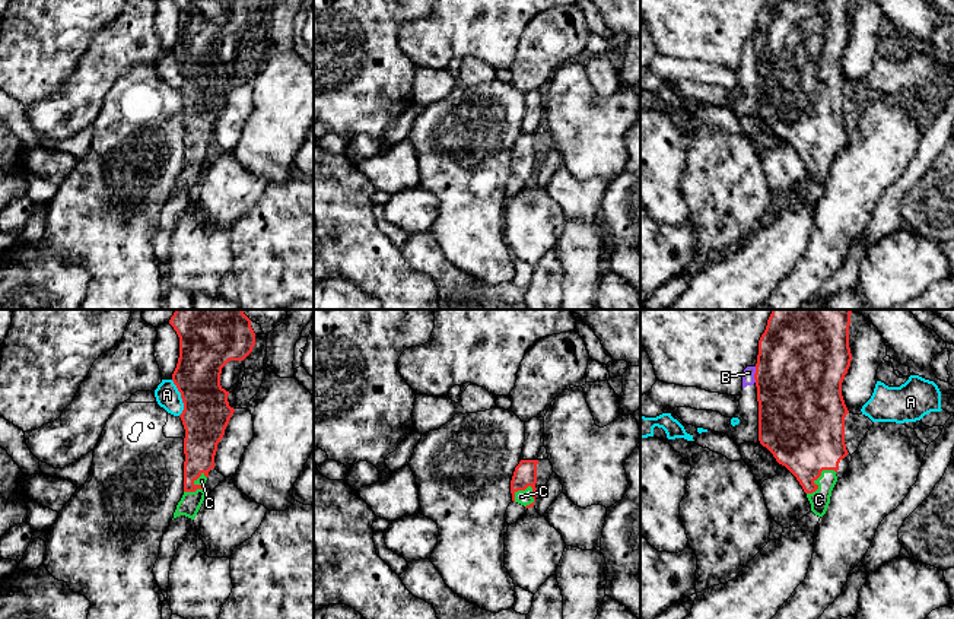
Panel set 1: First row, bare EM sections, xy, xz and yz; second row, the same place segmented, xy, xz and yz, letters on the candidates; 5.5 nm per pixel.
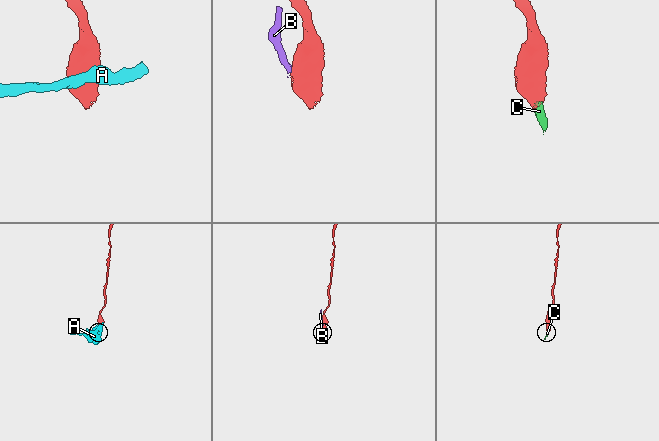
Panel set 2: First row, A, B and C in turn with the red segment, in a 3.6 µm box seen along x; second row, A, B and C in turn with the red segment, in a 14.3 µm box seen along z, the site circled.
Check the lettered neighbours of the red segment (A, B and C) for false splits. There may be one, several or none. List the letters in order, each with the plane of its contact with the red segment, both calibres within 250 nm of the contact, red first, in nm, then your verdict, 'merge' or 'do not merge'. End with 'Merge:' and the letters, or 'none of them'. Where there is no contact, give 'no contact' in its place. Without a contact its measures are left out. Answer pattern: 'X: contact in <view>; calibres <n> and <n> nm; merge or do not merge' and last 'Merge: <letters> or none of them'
A: contact in xy; calibres 260 and 130 nm; do not merge
B: contact in yz; calibres 480 and 70 nm; do not merge
C: contact in xz; calibres 130 and 80 nm; merge
Merge: C

